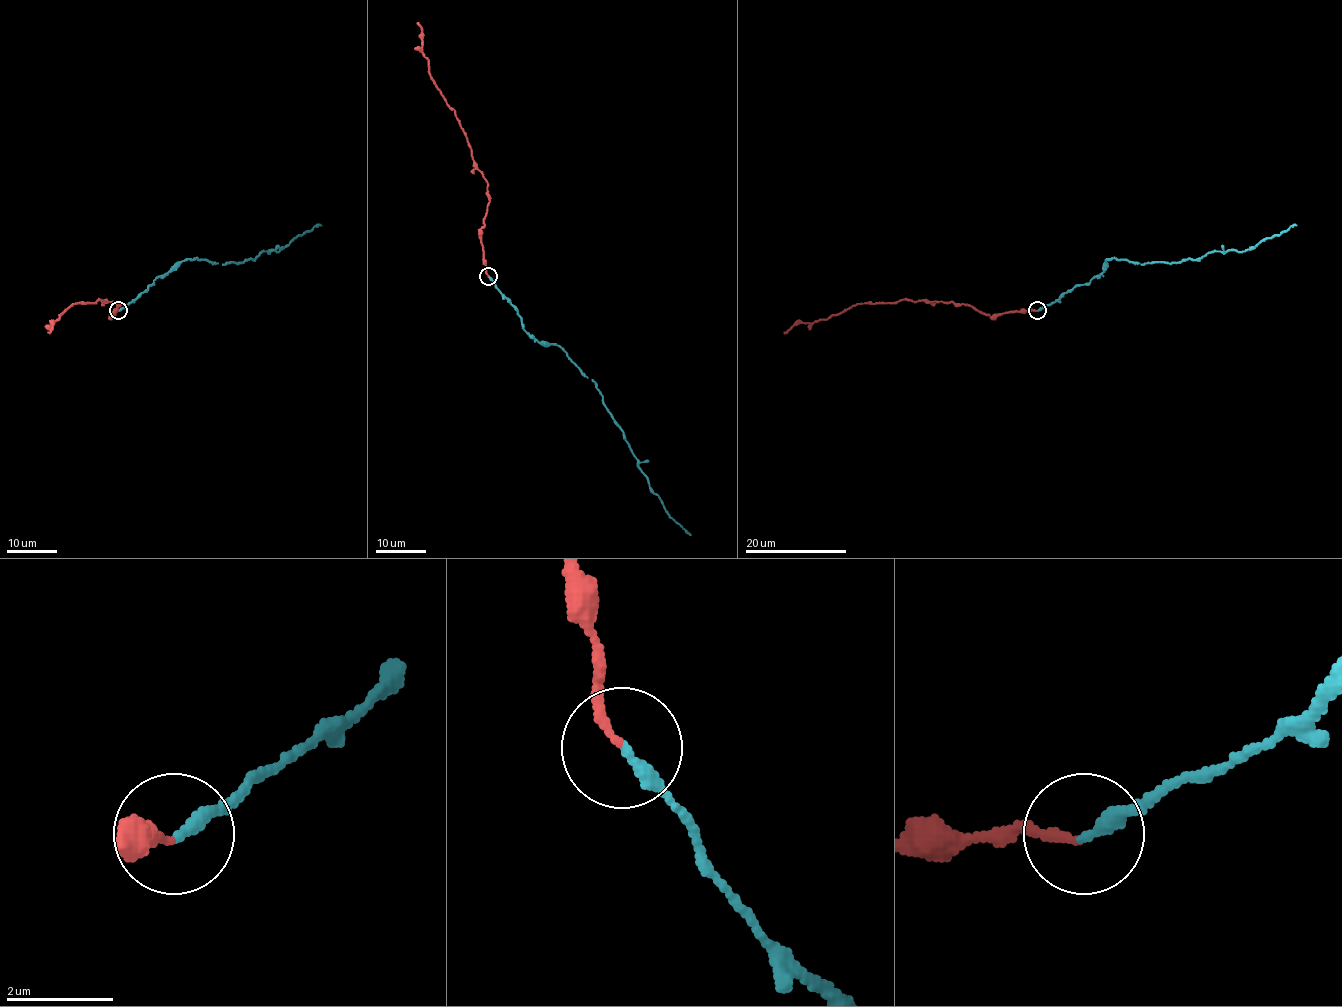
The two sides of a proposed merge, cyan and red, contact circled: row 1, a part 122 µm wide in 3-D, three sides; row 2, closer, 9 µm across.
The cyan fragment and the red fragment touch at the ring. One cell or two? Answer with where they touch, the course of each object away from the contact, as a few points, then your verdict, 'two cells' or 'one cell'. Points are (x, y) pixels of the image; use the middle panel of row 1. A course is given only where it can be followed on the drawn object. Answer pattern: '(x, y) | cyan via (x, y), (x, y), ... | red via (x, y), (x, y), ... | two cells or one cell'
(488, 276) | cyan via (488, 276), (517, 311), (522, 328), (539, 342), (557, 344), (595, 382), (665, 511), (691, 534) | red via (488, 276), (481, 228), (488, 203), (486, 179), (455, 111), (429, 72), (417, 23) | one cell

